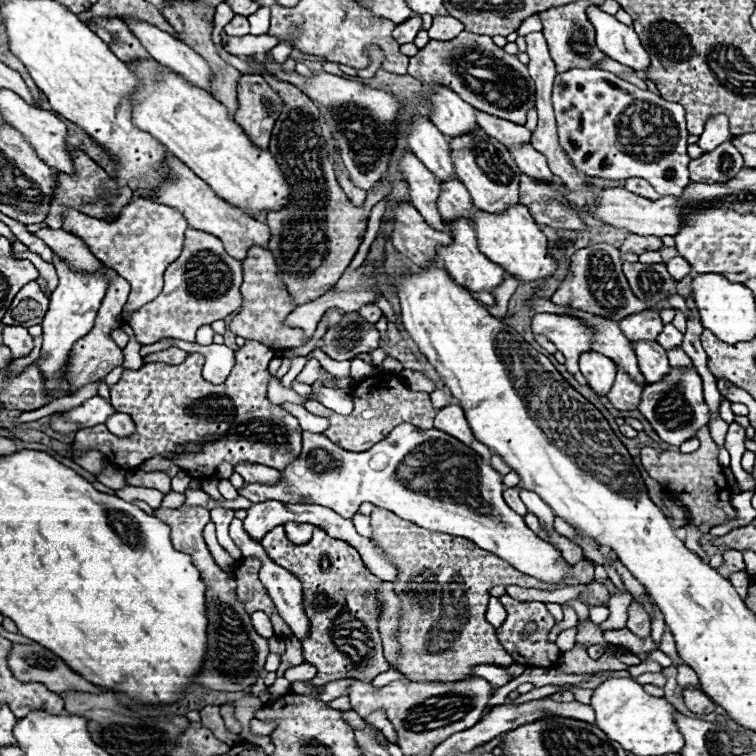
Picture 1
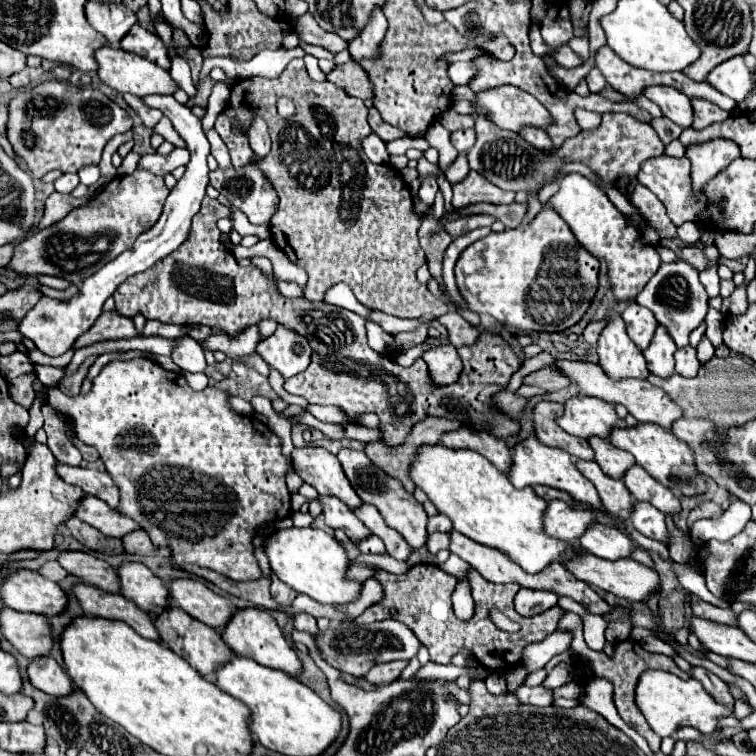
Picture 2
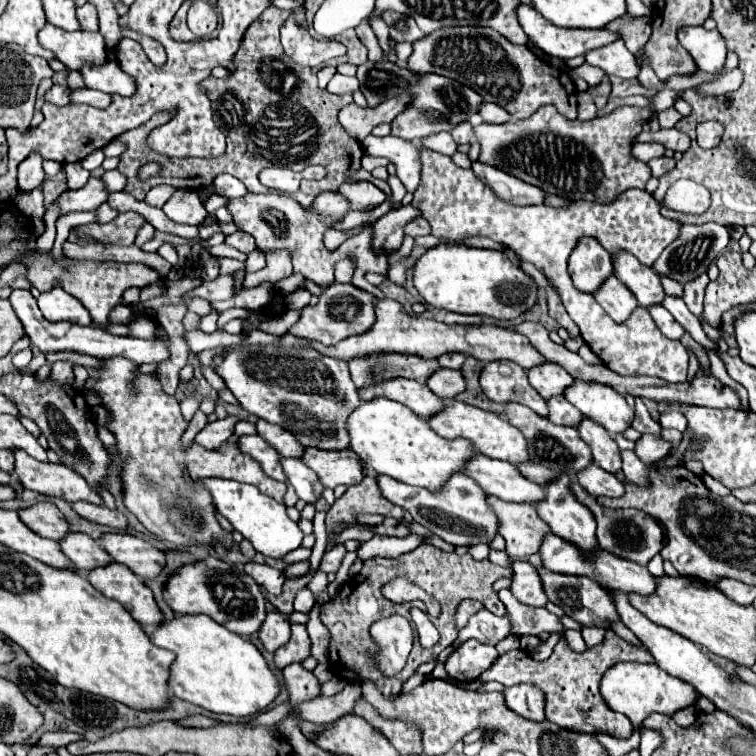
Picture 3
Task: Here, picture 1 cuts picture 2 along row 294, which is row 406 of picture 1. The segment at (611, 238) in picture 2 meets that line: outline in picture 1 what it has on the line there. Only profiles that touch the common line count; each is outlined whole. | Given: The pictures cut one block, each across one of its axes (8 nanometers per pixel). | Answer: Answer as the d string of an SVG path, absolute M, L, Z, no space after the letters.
M617 366L616 382L612 390L606 394L606 398L614 404L618 410L636 410L640 402L642 386L632 382L630 377L619 366Z

